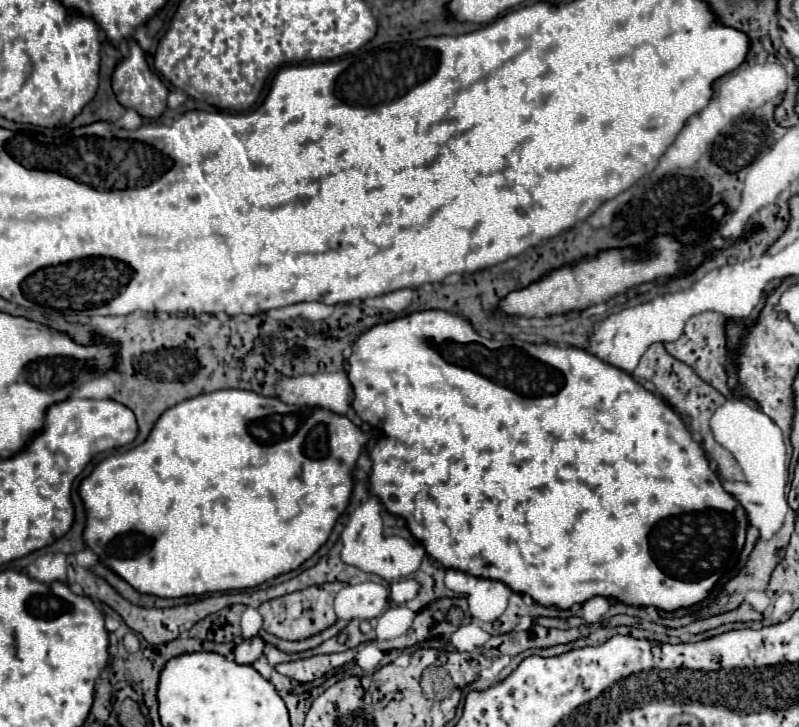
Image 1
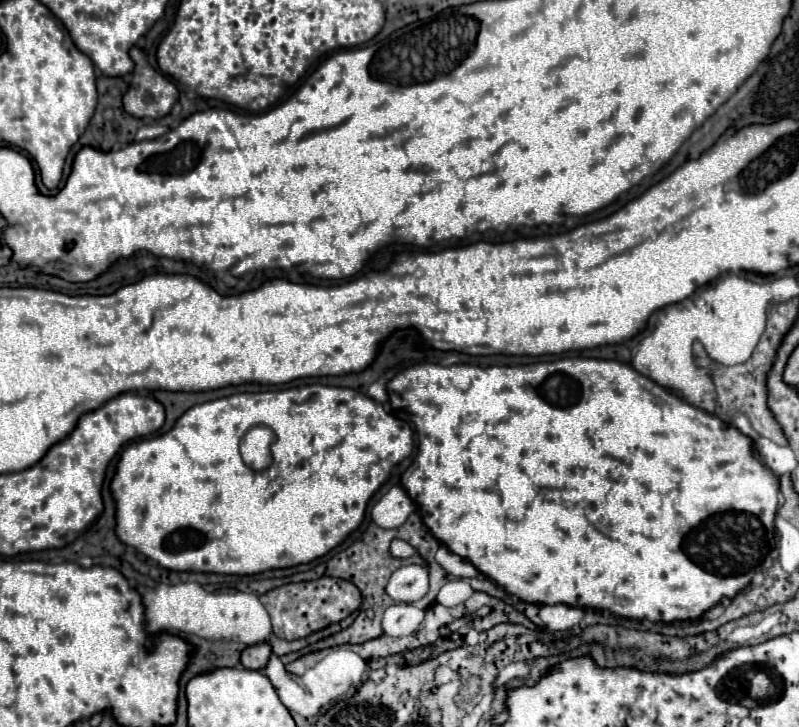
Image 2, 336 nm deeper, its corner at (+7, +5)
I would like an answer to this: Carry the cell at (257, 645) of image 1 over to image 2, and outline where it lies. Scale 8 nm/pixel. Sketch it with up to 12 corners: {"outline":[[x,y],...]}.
{"outline":[[257,643],[241,653],[245,669],[263,669],[271,655],[269,643]]}

